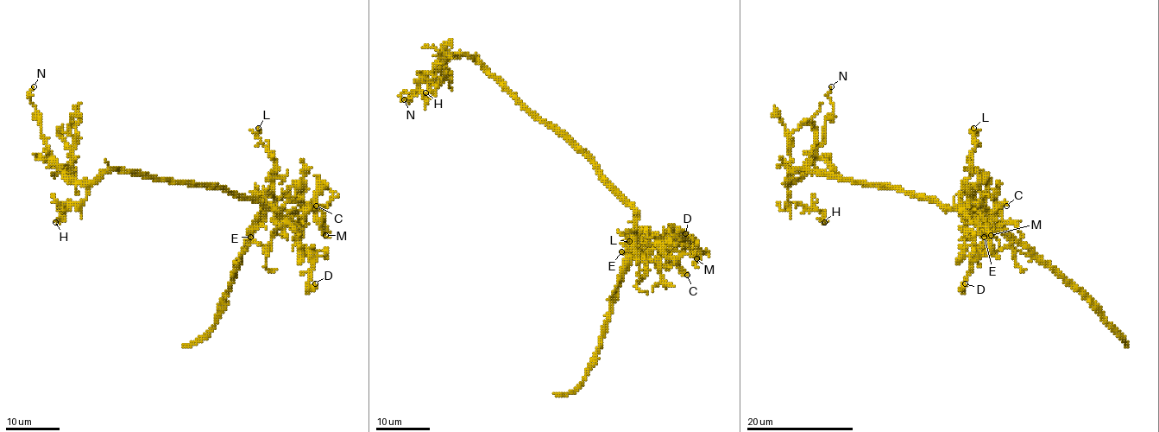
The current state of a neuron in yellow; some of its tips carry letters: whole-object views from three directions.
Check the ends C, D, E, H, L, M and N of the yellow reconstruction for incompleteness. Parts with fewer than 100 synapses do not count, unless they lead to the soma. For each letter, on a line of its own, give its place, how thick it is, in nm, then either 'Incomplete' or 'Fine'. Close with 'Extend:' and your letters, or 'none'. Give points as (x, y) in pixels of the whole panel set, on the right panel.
C: Place: (1006, 206). Thickness 140 nm. Fine
D: Place: (965, 283). Thickness 360 nm. Fine
E: Place: (984, 237). Thickness 140 nm. Fine
H: Place: (824, 222). Thickness 160 nm. Fine
L: Place: (973, 128). Thickness 120 nm. Fine
M: Place: (991, 235). Thickness 180 nm. Fine
N: Place: (831, 86). Thickness 110 nm. Fine
Extend: none

